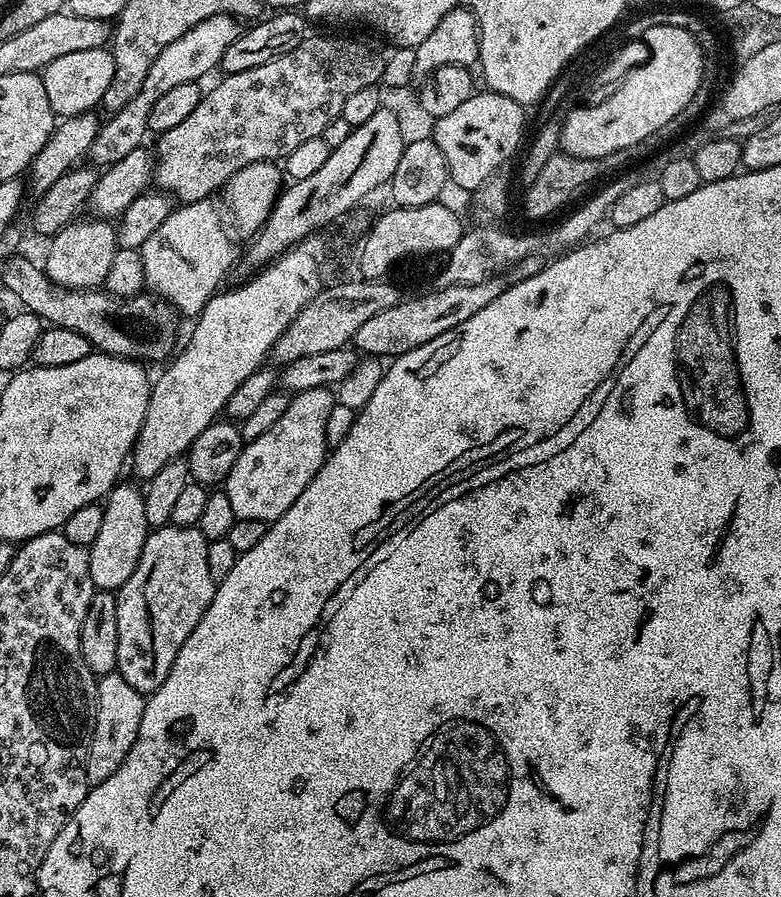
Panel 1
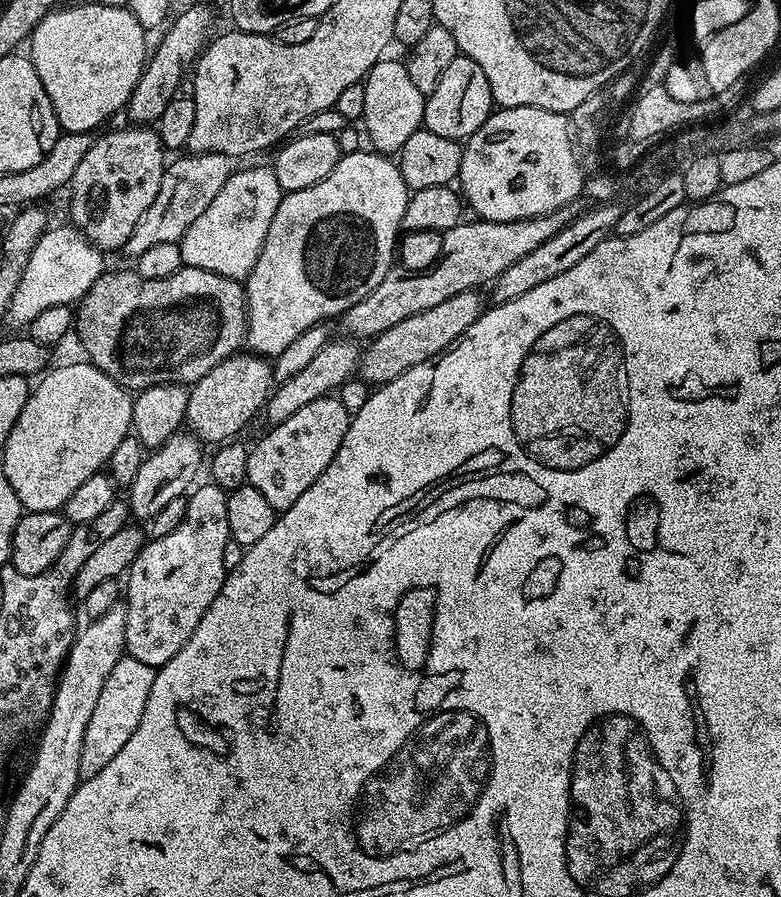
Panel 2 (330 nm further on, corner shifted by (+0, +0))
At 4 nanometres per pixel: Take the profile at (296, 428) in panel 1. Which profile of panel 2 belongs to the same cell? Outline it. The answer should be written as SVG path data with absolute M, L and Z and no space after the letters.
M335 395L320 396L302 406L302 410L290 414L281 424L271 425L269 432L256 445L251 445L247 483L262 490L266 502L274 506L277 514L285 512L314 486L318 474L330 466L334 454L338 454L338 446L342 446L342 438L346 438L349 423L350 414Z

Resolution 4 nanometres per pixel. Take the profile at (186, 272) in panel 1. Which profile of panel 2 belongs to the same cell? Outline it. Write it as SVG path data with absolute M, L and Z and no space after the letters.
M271 167L233 171L210 206L191 223L179 240L184 264L243 281L250 274L266 242L266 234L270 230L270 222L274 222L274 210L278 210L281 195L278 178Z

